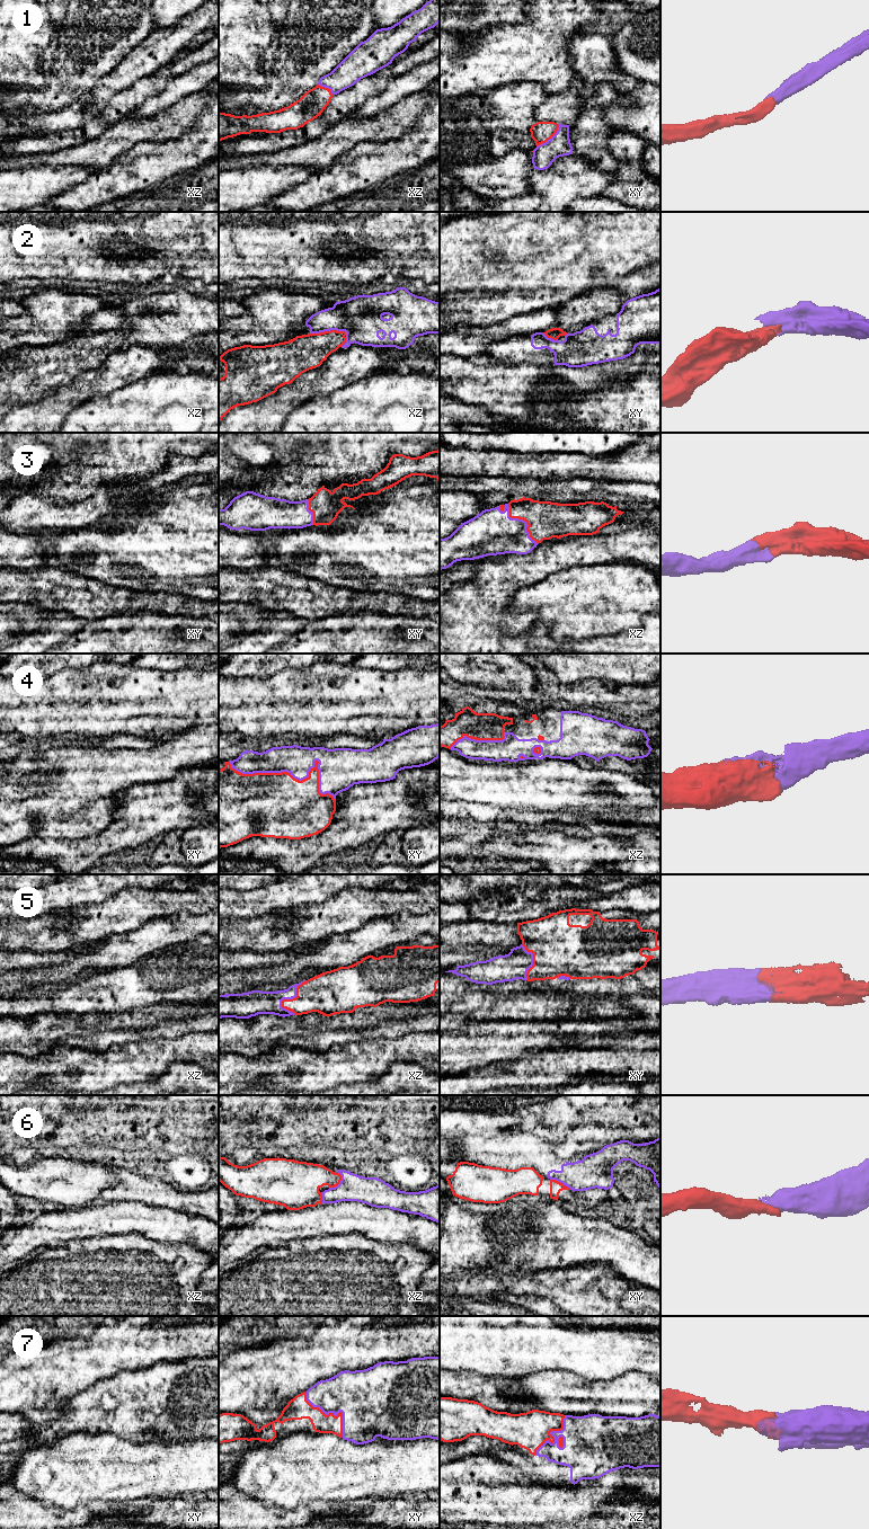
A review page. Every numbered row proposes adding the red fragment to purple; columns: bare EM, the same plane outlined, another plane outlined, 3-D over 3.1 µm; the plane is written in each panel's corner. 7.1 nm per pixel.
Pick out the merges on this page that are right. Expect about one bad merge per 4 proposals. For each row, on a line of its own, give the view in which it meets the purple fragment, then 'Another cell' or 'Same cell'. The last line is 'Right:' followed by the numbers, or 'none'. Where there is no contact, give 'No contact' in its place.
1: Touches purple in xy. Same cell
2: Touches purple in xz. Another cell
3: Touches purple in xz. Same cell
4: Touches purple in xy. Same cell
5: Touches purple in xz. Same cell
6: Touches purple in xz. Another cell
7: Touches purple in xy. Same cell
Right: 1, 3, 4, 5, 7

